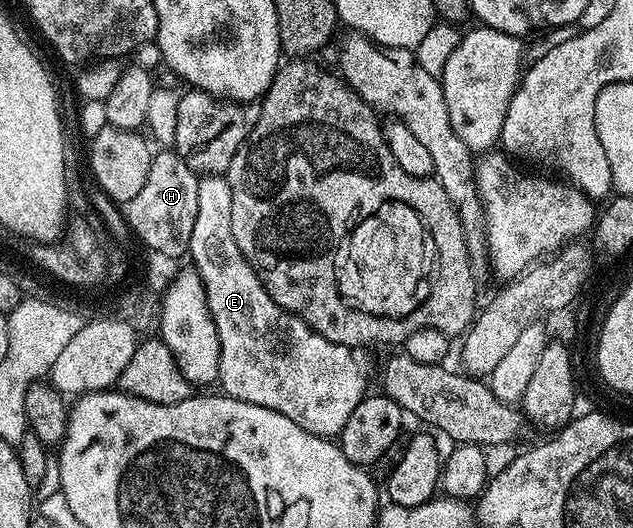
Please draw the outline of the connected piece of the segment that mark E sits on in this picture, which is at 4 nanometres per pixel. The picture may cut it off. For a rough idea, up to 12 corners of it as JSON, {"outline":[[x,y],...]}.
{"outline":[[228,178],[197,180],[187,259],[224,394],[340,436],[350,348],[284,311],[239,253]]}

